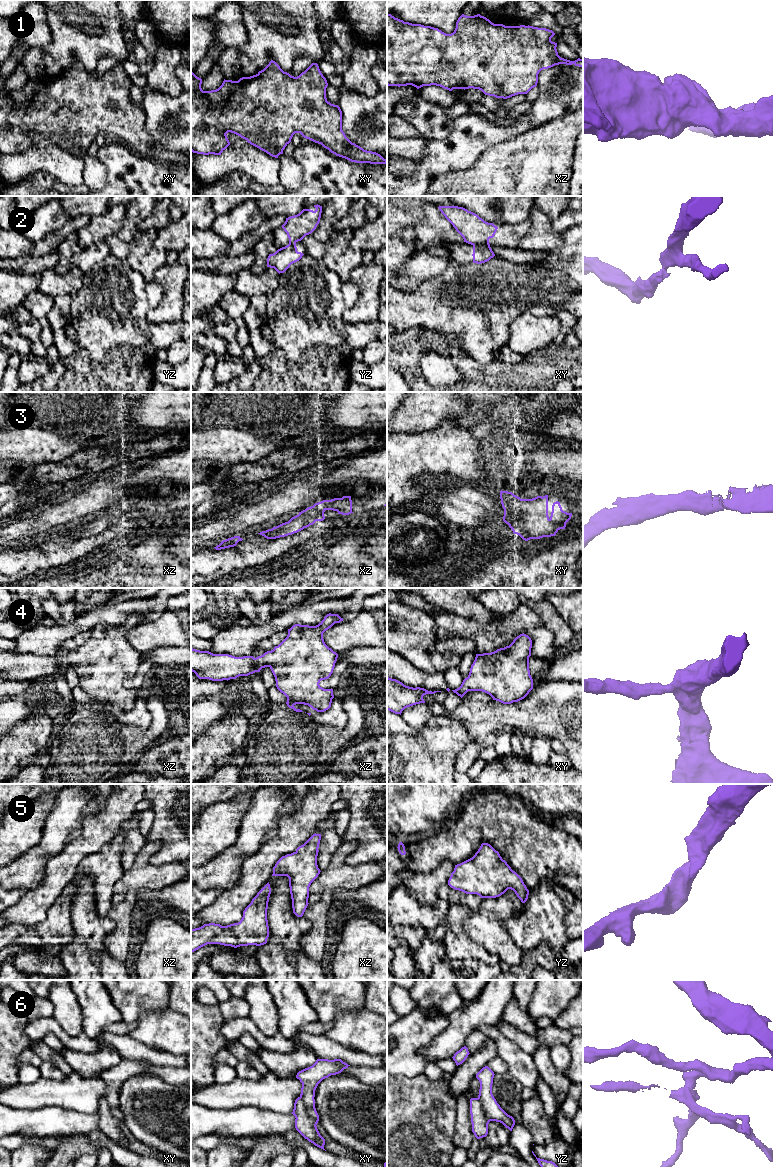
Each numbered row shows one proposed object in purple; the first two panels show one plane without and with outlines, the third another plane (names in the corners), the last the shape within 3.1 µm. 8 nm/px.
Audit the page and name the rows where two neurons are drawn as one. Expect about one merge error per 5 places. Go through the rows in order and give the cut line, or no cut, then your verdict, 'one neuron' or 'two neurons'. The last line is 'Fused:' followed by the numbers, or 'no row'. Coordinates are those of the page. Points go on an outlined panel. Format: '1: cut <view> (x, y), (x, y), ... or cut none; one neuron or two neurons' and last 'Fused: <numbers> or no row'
1: cut none; one neuron
2: cut xy (488, 242), (473, 245); two neurons
3: cut none; one neuron
4: cut none; one neuron
5: cut none; one neuron
6: cut xy (300, 1096), (306, 1111), (317, 1121); two neurons
Fused: 2, 6

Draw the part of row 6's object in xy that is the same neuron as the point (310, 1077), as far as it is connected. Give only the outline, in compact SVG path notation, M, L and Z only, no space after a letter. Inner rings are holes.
M317 1059L316 1062L301 1071L296 1075L296 1078L302 1083L300 1097L304 1101L307 1113L319 1121L319 1115L315 1108L315 1090L318 1084L325 1078L331 1075L341 1073L344 1069L350 1065L343 1062L341 1059Z

